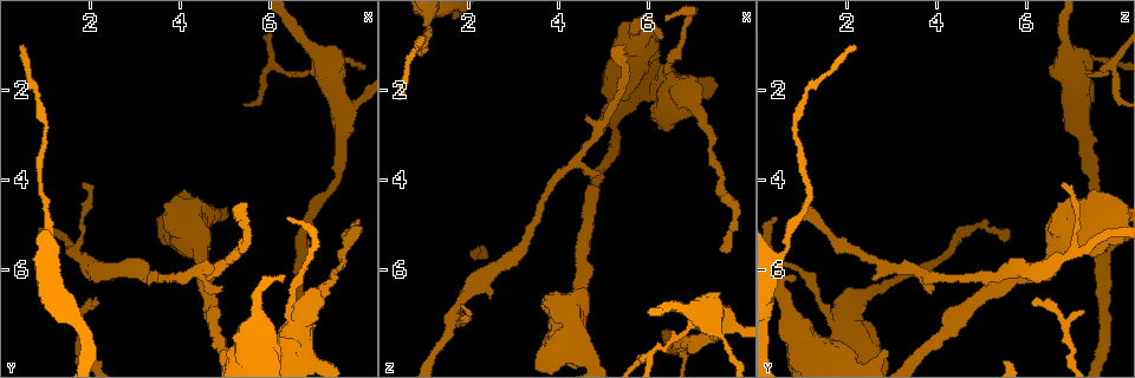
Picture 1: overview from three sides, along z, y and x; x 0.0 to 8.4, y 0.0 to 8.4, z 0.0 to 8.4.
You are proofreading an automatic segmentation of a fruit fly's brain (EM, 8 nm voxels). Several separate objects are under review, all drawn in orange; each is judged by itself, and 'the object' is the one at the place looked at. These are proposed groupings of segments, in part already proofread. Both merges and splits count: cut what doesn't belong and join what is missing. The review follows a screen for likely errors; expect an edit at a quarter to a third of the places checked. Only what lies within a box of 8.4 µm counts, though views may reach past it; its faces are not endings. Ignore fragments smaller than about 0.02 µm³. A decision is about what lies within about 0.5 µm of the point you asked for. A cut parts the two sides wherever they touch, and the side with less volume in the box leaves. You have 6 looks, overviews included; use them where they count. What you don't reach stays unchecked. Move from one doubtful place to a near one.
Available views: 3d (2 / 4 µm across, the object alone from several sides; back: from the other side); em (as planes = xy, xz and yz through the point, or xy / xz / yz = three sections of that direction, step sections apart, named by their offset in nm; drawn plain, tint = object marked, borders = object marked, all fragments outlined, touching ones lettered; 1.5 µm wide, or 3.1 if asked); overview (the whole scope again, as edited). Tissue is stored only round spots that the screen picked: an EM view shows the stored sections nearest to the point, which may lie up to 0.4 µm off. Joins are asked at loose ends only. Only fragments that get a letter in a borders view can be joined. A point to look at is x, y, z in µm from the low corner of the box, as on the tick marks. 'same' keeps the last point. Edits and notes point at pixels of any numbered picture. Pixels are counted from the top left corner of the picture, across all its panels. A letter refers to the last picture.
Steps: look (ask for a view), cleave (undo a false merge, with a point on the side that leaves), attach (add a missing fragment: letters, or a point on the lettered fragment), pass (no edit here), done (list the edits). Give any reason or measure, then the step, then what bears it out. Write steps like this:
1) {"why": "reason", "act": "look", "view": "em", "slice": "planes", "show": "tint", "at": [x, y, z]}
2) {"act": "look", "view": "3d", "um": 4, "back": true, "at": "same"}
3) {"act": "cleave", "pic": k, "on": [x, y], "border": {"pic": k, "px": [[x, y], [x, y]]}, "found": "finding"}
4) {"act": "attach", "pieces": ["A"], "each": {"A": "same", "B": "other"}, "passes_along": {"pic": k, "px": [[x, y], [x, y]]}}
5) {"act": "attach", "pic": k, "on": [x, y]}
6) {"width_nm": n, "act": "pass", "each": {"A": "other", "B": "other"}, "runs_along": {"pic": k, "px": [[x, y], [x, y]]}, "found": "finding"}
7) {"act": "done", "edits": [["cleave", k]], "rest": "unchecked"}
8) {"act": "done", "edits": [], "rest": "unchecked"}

{"why": "an open end", "act": "look", "view": "3d", "um": 2, "at": [4.90, 6.35, 3.75]}

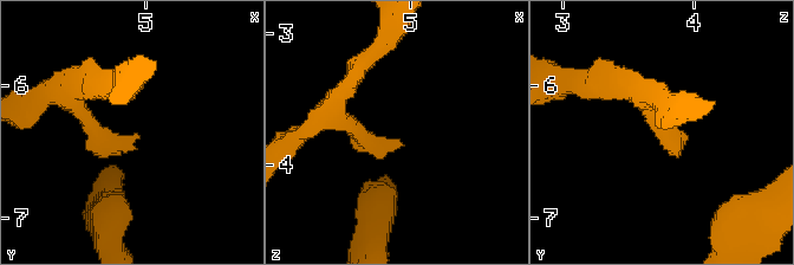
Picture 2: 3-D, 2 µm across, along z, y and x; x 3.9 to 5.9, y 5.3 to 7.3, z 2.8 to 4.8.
{"act": "look", "view": "em", "slice": "planes", "show": "borders", "at": [4.92, 6.38, 3.82]}

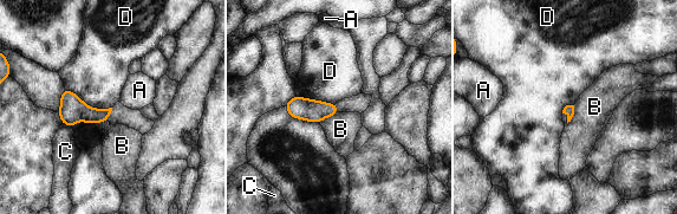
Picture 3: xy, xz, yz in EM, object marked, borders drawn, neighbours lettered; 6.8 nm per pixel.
{"act": "pass", "each": {"A": "other", "B": "other", "C": "other", "D": "other"}, "border": {"pic": 3, "px": [[65, 88], [92, 108], [111, 108]]}, "found": "no lettered fragment goes on from it"}

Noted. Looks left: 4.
{"why": "end of a long branch", "act": "look", "view": "em", "slice": "yz", "step": 4, "show": "tint", "at": [5.45, 4.50, 1.00]}

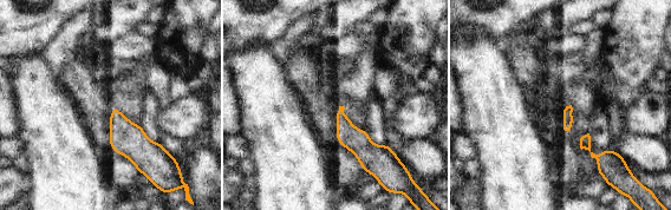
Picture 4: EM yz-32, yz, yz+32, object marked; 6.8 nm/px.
{"act": "look", "view": "em", "slice": "planes", "show": "borders", "at": "same"}

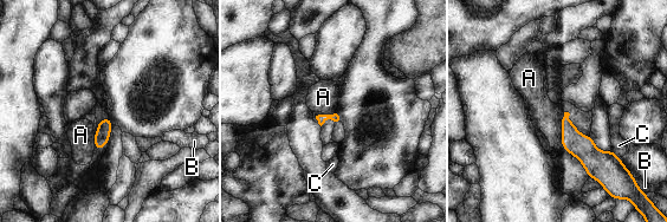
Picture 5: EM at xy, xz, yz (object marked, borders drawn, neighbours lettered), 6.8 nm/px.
{"act": "attach", "pieces": ["A"], "each": {"A": "same", "B": "other", "C": "other"}, "passes_along": {"pic": 5, "px": [[102, 136], [96, 130], [81, 135]]}, "found": "the cell continues"}

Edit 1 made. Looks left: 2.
{"act": "done", "edits": [["attach", 5]], "rest": "unchecked"}

